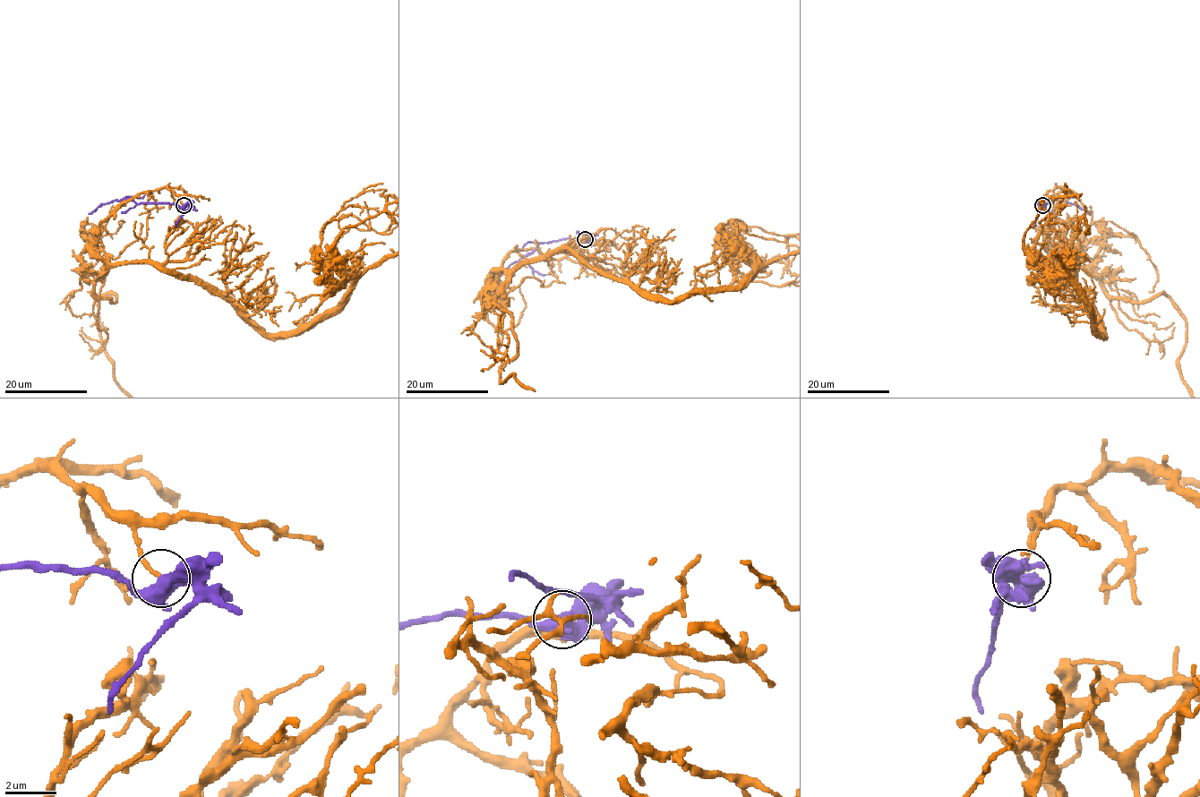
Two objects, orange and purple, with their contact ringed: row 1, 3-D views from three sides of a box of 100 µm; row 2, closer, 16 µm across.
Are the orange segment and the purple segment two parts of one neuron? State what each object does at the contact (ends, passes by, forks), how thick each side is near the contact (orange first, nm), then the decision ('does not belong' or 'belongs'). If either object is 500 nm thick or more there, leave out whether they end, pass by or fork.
orange ends there; purple forks there; 150 nm thick on the orange side, 480 nm on the other; does not belong

